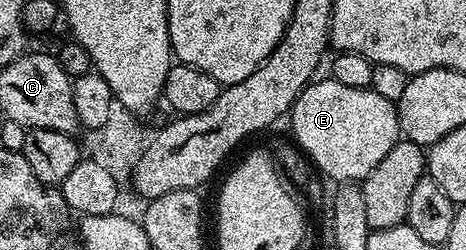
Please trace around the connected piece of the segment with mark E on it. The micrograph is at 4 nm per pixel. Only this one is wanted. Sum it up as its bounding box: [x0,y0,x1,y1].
[291,78,401,182]

